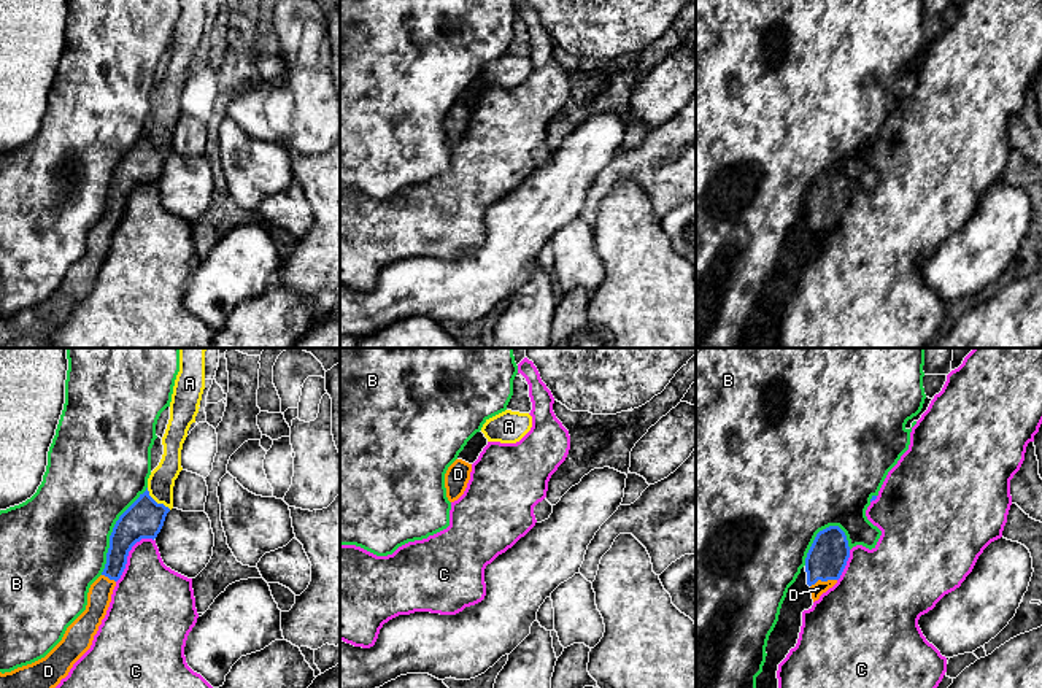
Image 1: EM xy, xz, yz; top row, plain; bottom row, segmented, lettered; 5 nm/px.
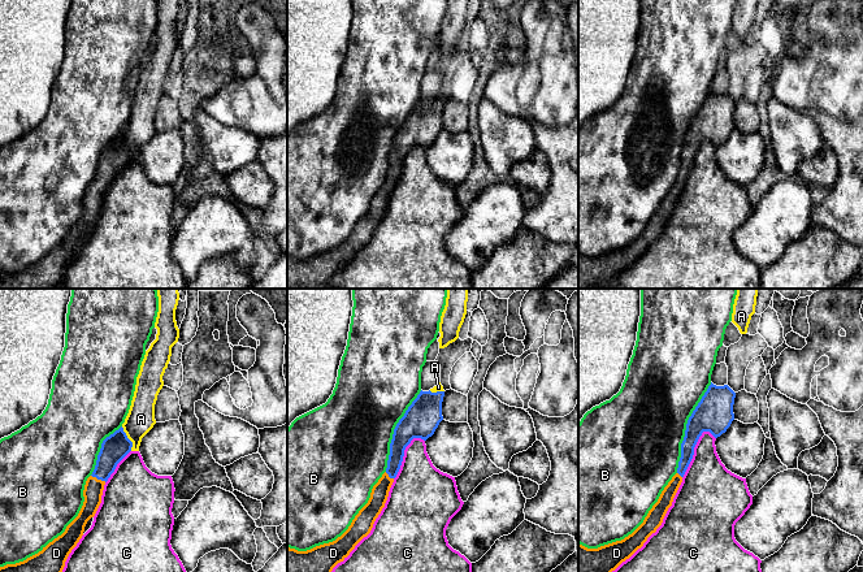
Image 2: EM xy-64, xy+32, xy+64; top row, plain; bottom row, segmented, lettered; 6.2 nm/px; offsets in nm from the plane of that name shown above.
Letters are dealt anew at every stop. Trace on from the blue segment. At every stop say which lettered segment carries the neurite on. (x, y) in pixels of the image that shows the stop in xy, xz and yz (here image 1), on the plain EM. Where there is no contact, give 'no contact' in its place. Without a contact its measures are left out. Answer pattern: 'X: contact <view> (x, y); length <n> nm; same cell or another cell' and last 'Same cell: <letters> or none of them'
A: contact xy (156, 146); length 170 nm; another cell
B: contact xy (113, 175); length 500 nm; another cell
C: contact xy (127, 199); length 300 nm; another cell
D: contact yz (823, 224); length 140 nm; same cell
Same cell: D

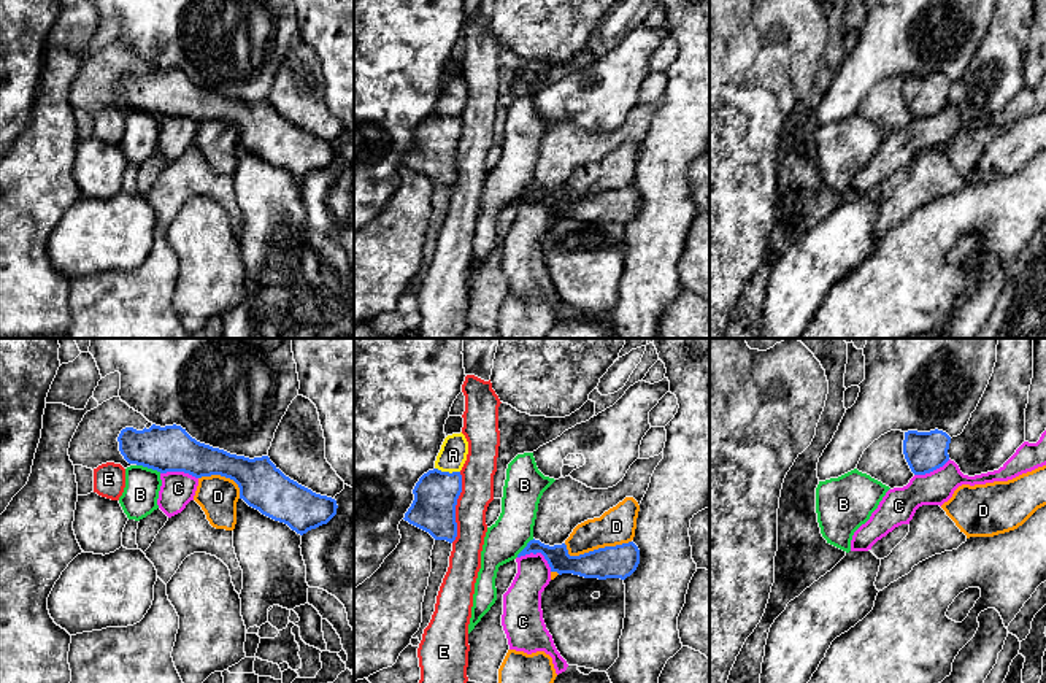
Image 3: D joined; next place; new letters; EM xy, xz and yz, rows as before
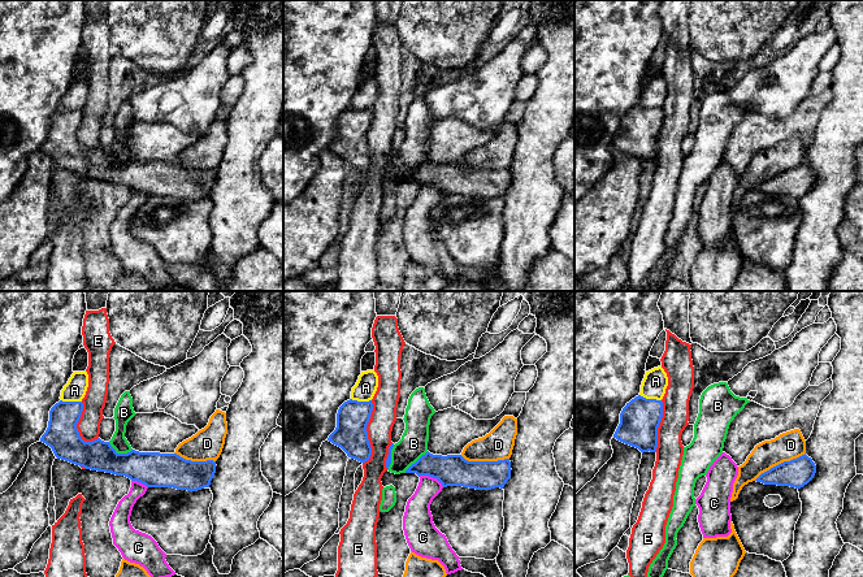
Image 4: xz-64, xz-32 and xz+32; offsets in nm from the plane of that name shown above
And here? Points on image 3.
A: contact xz (448, 116); length 130 nm; another cell
B: contact xy (149, 111); length 130 nm; another cell
C: contact xz (538, 196); length 190 nm; another cell
D: contact xz (594, 194); length 340 nm; another cell
E: contact xz (454, 151); length 360 nm; another cell
Same cell: none of them

